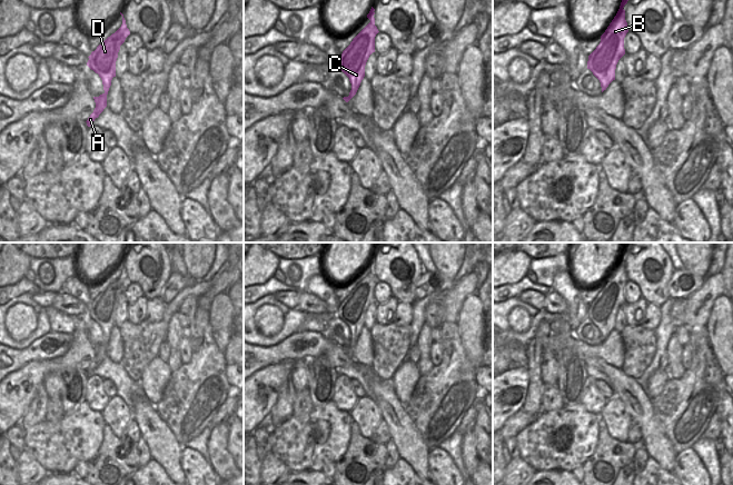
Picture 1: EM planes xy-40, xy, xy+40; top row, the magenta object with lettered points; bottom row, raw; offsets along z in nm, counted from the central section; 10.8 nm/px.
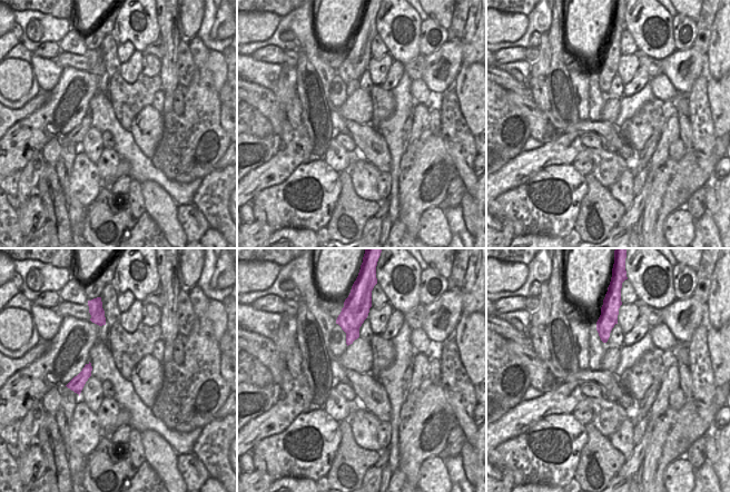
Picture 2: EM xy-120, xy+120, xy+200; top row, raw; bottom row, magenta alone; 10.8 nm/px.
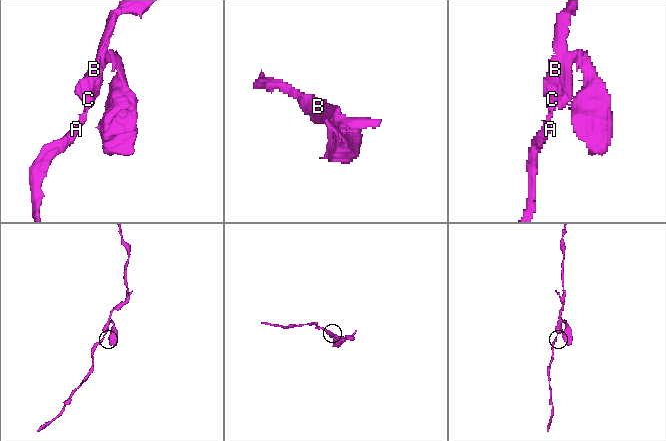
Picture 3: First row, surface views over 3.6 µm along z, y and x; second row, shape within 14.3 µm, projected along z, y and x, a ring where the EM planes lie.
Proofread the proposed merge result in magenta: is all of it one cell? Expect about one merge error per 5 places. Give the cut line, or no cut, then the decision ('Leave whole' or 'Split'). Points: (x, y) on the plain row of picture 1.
No split. Leave whole

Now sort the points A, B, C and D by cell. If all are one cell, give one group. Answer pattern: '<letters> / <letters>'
A B C D

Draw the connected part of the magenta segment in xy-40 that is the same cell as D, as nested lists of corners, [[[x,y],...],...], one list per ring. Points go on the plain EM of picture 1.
[[[121,261],[120,264],[122,265],[121,276],[115,283],[108,286],[101,294],[99,294],[97,298],[88,306],[89,309],[87,315],[99,324],[105,339],[105,342],[99,346],[93,346],[96,357],[86,370],[88,376],[91,375],[95,368],[98,367],[107,356],[107,344],[111,335],[111,329],[113,326],[116,326],[116,310],[118,307],[118,301],[120,299],[120,295],[130,284],[123,264]]]

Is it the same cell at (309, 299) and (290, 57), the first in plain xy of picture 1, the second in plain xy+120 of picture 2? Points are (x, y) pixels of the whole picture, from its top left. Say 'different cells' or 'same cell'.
same cell

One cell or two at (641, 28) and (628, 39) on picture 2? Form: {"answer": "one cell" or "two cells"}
{"answer": "two cells"}

